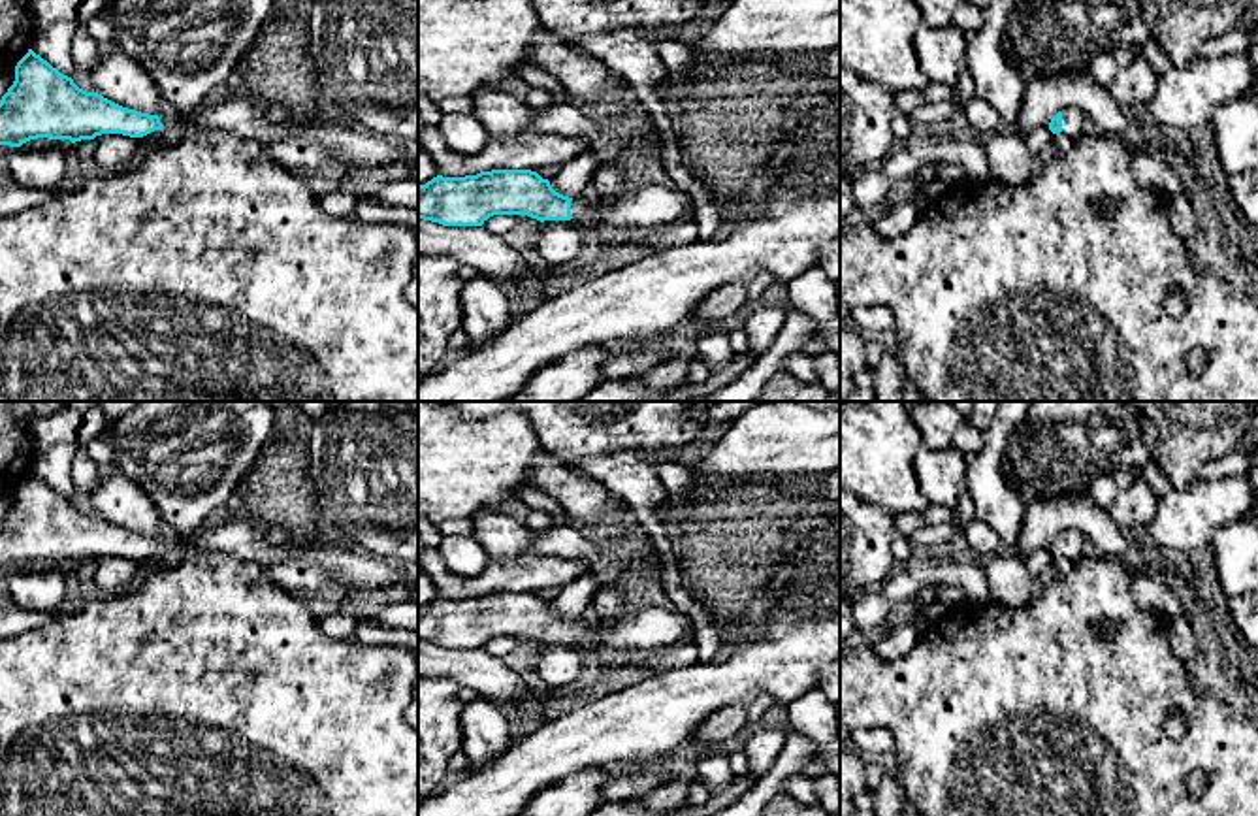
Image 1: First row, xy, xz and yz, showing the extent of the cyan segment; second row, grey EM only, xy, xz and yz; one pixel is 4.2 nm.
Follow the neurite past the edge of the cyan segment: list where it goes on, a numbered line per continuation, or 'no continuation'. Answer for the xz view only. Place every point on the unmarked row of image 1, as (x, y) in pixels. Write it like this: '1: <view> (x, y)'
1: xz (648, 628)

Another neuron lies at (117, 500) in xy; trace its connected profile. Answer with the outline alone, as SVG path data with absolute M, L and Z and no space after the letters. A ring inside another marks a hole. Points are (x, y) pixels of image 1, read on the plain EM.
M119 469L102 471L100 482L89 496L94 514L141 535L158 537L160 514L153 499Z

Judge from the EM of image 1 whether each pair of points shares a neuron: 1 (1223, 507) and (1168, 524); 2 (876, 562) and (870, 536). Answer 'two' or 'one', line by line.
1: one
2: one

